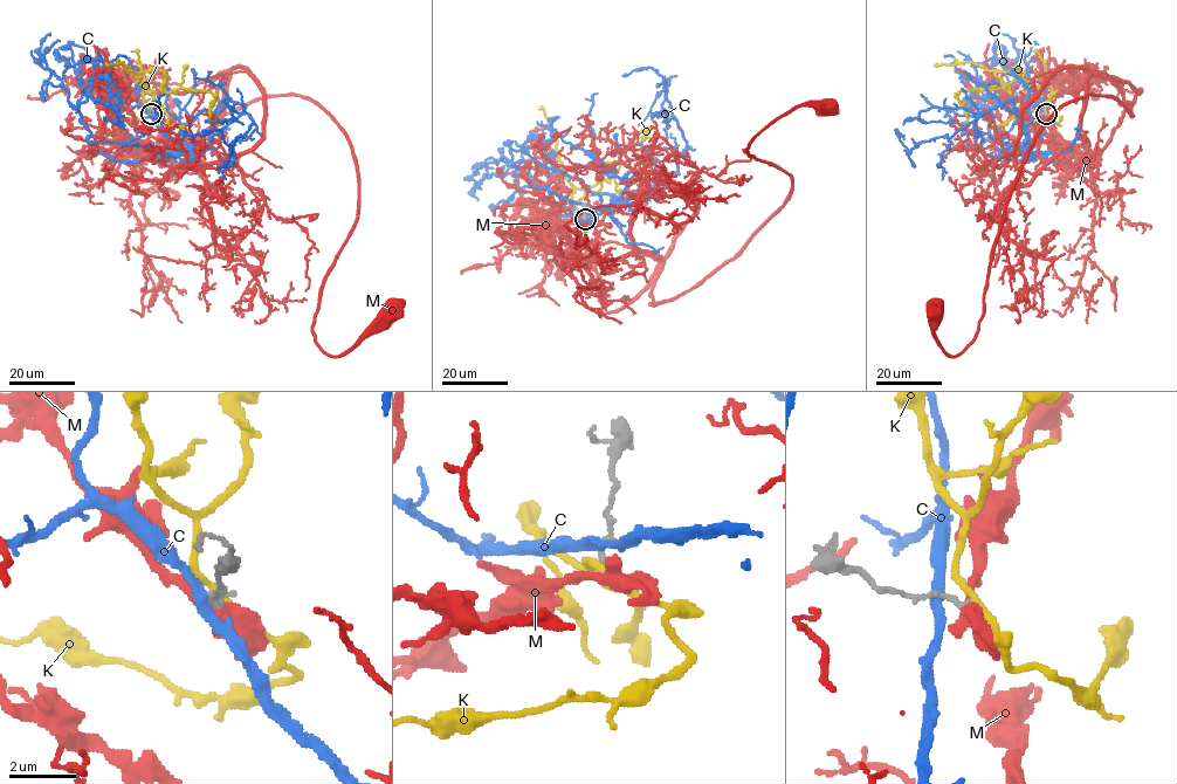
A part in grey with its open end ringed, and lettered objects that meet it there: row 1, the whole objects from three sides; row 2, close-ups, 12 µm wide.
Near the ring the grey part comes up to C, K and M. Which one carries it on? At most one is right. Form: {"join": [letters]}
{"join": []}

